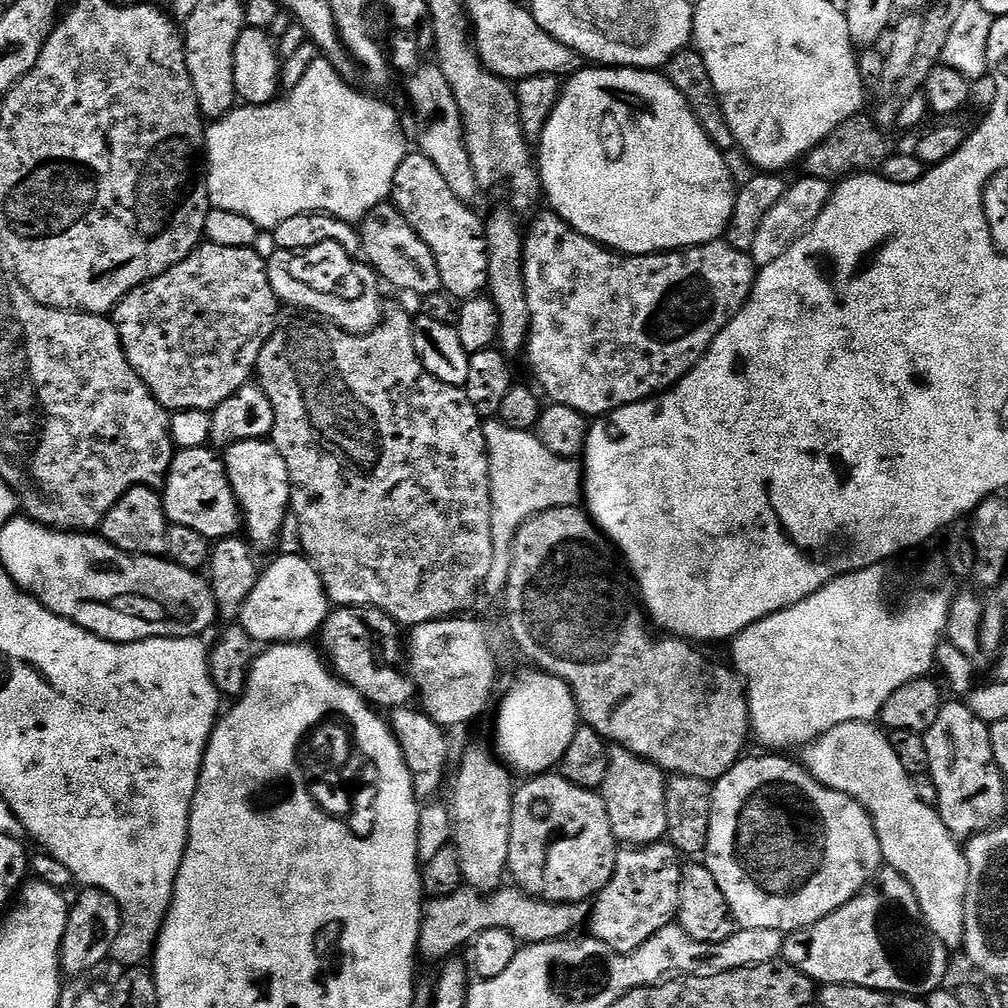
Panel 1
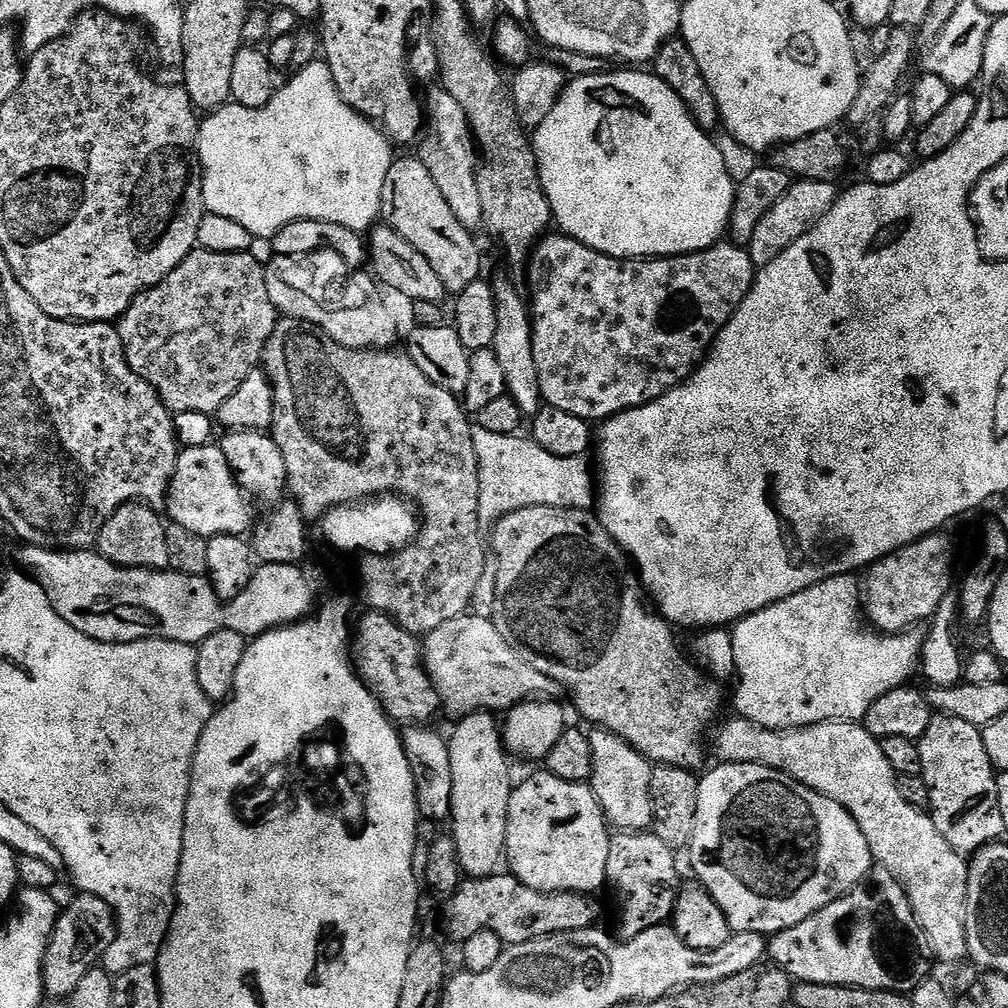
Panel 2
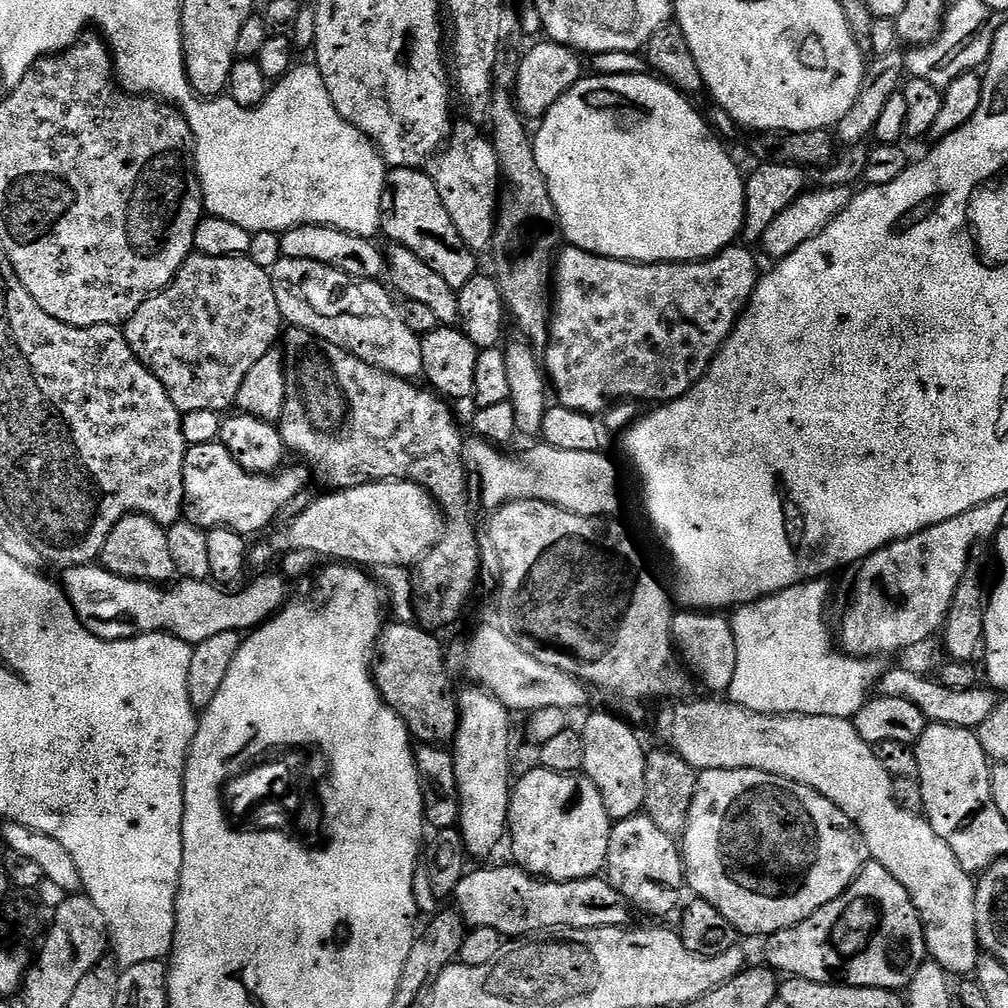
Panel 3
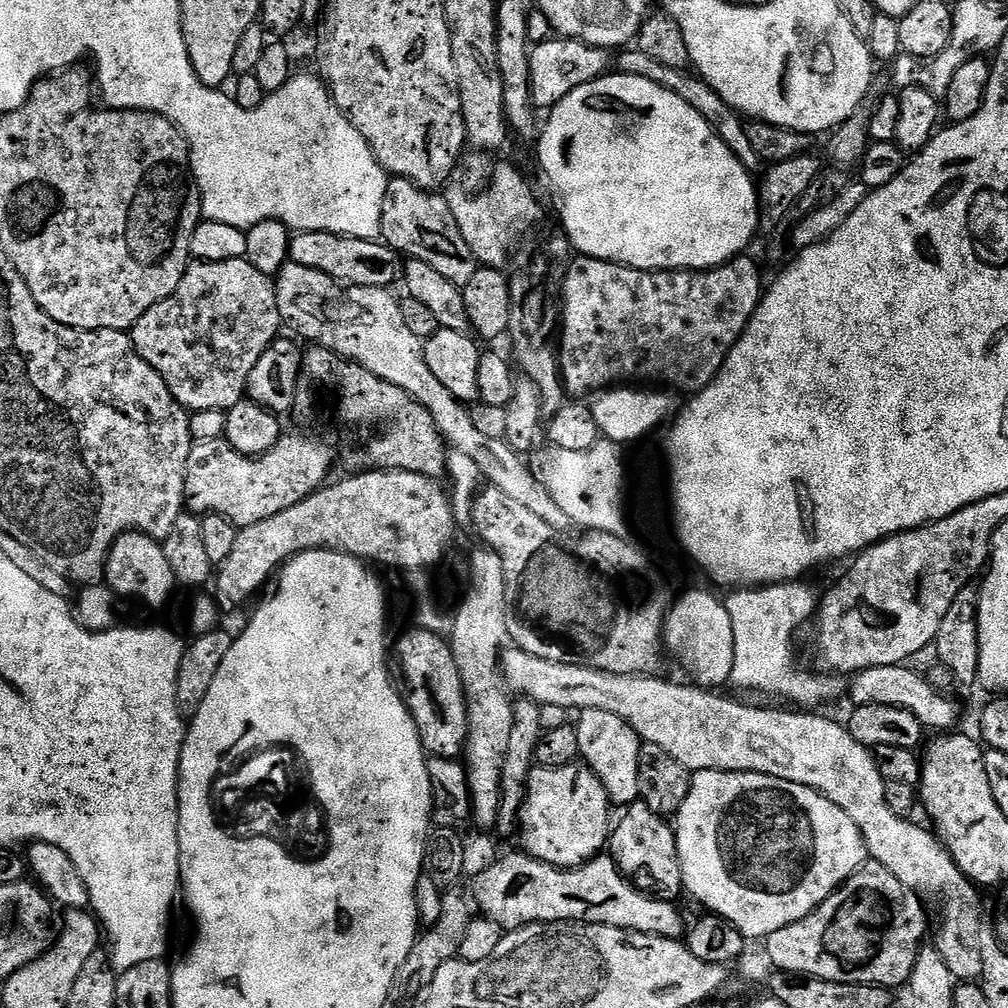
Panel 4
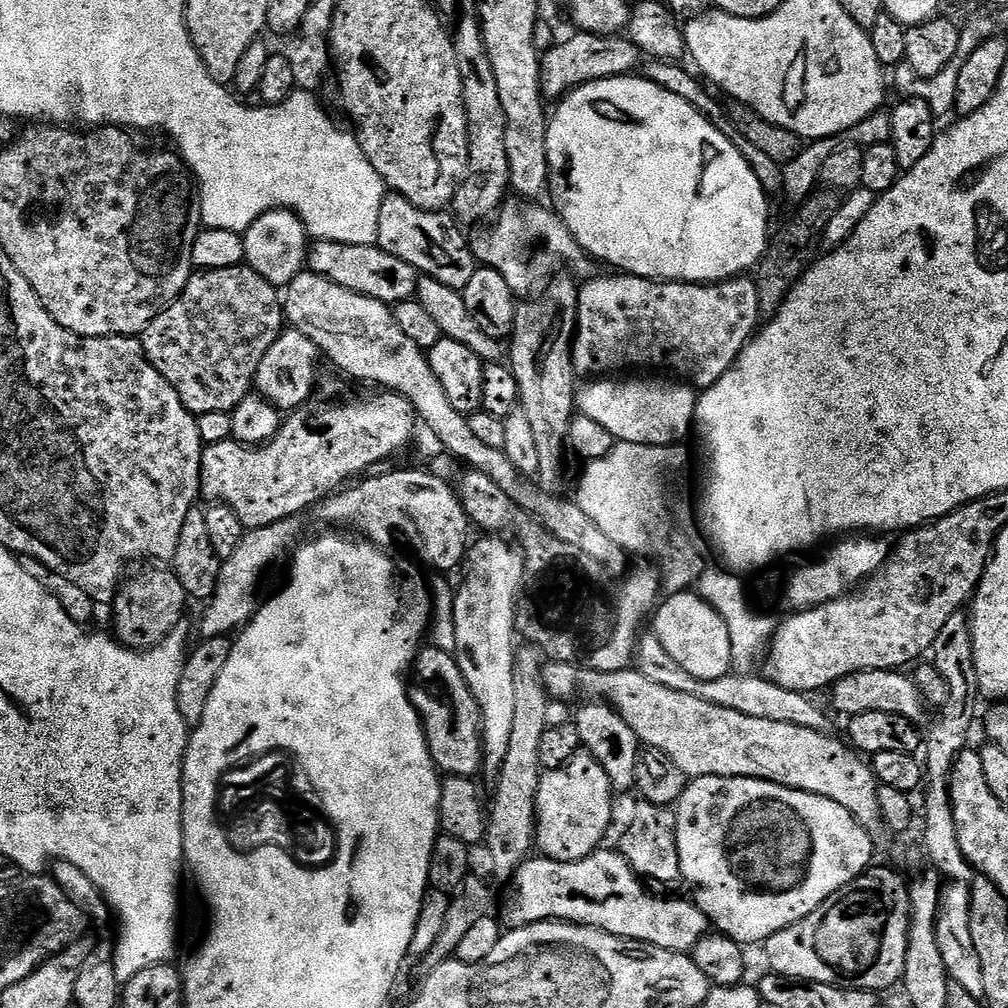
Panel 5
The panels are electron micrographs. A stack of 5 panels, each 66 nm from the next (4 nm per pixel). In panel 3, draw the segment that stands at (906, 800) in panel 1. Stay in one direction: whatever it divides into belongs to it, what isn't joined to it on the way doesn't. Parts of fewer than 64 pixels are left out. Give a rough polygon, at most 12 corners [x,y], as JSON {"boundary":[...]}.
{"boundary":[[676,702],[694,769],[810,786],[906,890],[929,957],[971,977],[976,885],[852,720]]}

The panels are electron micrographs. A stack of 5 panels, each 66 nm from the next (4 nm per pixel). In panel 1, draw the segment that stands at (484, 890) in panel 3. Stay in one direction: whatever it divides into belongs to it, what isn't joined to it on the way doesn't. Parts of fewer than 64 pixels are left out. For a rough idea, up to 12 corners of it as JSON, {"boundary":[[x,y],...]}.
{"boundary":[[461,886],[420,914],[421,957],[443,962],[478,934],[521,945],[562,940],[583,903],[552,904],[515,886]]}

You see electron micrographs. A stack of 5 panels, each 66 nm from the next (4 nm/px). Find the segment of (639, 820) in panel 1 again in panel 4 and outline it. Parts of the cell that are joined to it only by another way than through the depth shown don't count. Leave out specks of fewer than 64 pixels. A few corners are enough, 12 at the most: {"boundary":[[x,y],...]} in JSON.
{"boundary":[[579,713],[580,760],[609,805],[640,799],[639,734],[618,714]]}

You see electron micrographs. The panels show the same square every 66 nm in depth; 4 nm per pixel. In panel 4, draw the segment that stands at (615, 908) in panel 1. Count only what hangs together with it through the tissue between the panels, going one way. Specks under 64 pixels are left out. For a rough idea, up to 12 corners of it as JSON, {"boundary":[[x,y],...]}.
{"boundary":[[642,803],[615,821],[607,855],[637,888],[681,895],[676,829]]}

